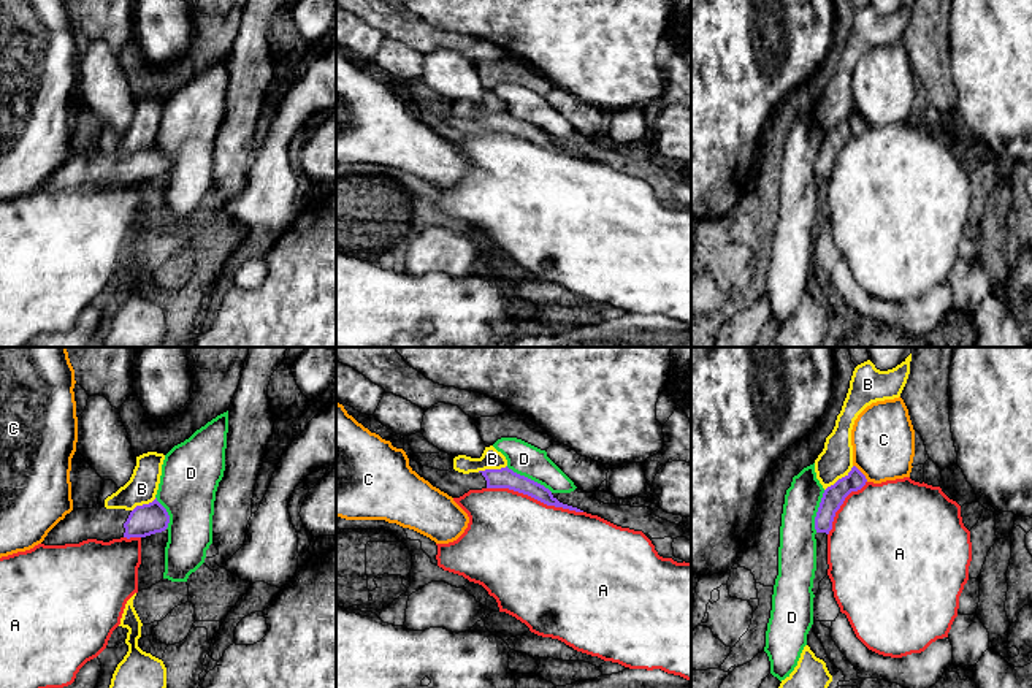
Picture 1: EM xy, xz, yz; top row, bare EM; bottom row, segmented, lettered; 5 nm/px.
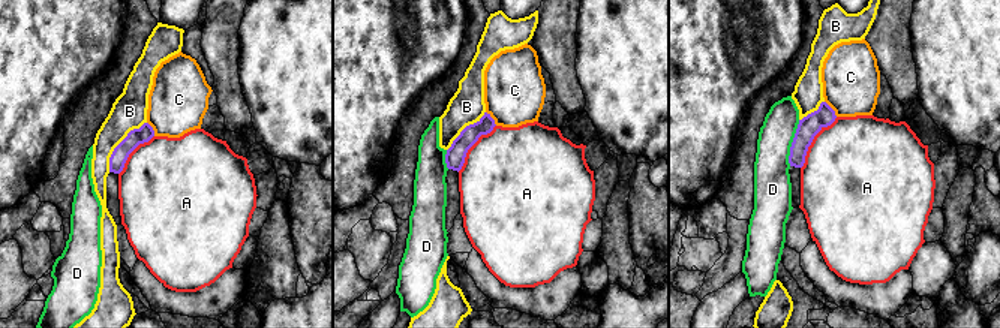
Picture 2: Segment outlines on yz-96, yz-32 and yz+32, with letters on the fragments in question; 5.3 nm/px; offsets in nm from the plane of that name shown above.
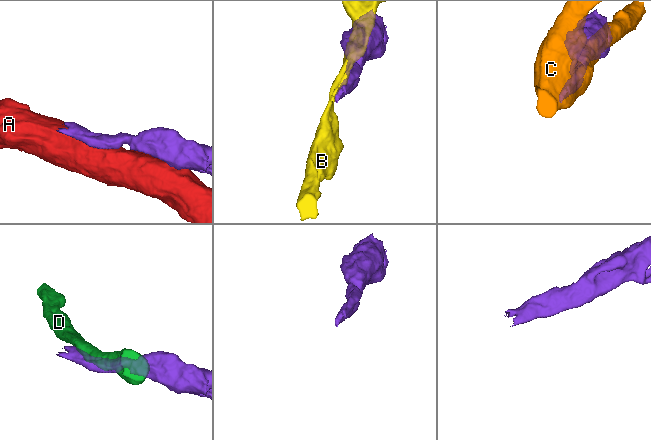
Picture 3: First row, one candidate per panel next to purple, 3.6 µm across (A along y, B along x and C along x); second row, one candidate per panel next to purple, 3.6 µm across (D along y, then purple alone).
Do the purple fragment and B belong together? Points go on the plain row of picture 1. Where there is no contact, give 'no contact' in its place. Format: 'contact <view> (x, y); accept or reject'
contact yz (839, 124); reject

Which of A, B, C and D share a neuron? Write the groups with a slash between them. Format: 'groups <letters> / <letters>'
groups A / B / C / D

